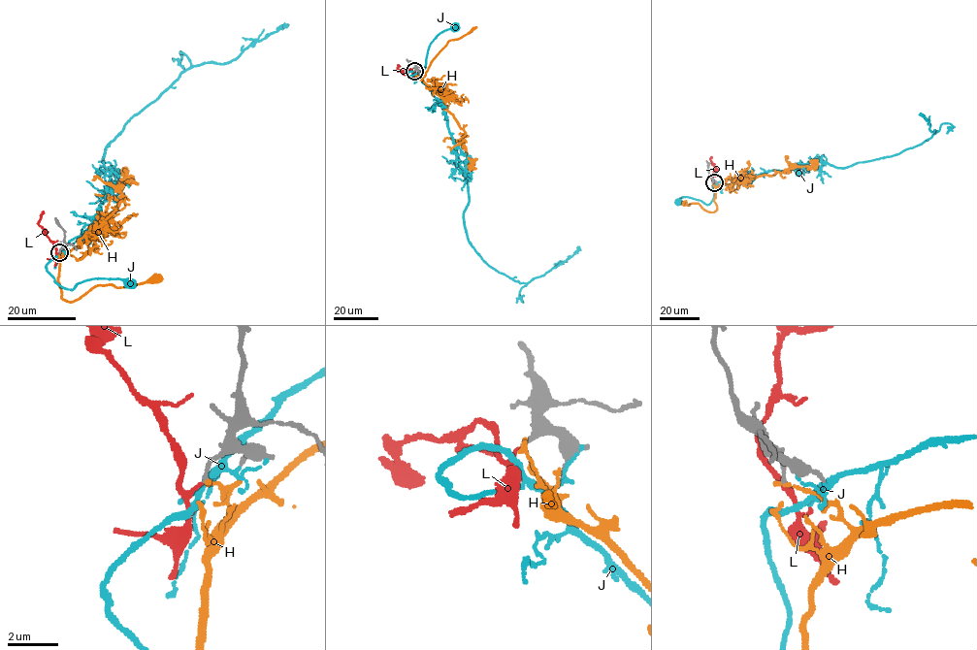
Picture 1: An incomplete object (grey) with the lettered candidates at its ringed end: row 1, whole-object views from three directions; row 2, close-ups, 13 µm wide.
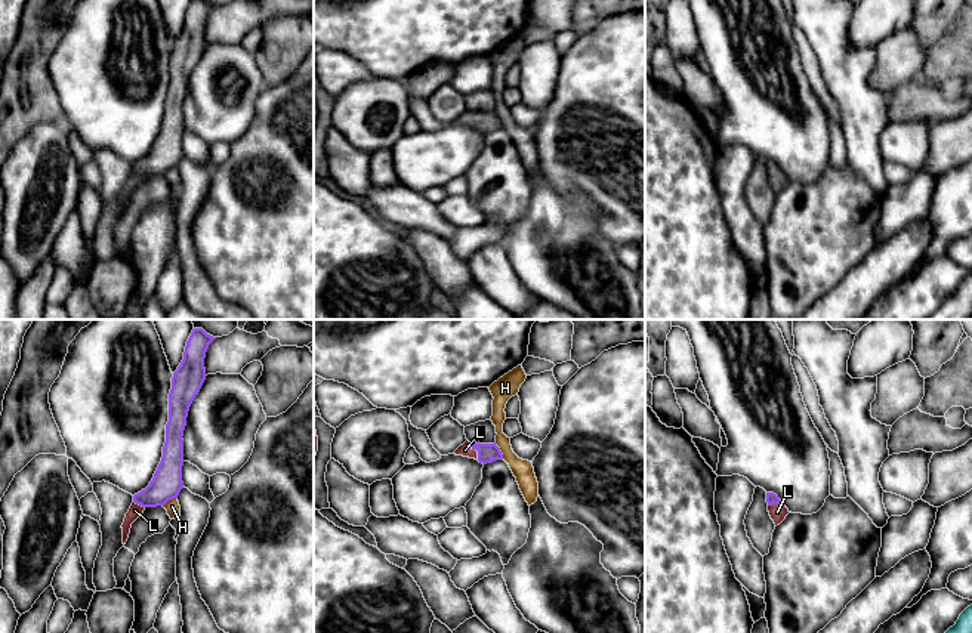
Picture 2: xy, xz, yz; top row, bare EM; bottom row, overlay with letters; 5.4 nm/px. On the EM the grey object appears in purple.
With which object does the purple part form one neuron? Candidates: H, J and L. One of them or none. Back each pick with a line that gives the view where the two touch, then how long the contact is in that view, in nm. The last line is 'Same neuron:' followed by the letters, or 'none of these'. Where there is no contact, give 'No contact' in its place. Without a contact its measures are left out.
L: Touches purple in xz. Shared border 110 nm
Same neuron: L

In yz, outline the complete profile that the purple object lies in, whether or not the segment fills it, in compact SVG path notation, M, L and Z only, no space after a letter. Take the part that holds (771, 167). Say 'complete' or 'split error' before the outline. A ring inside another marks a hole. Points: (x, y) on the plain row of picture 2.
split error; M766 161L768 180L775 195L780 194L790 182L789 177L781 172L777 163Z

